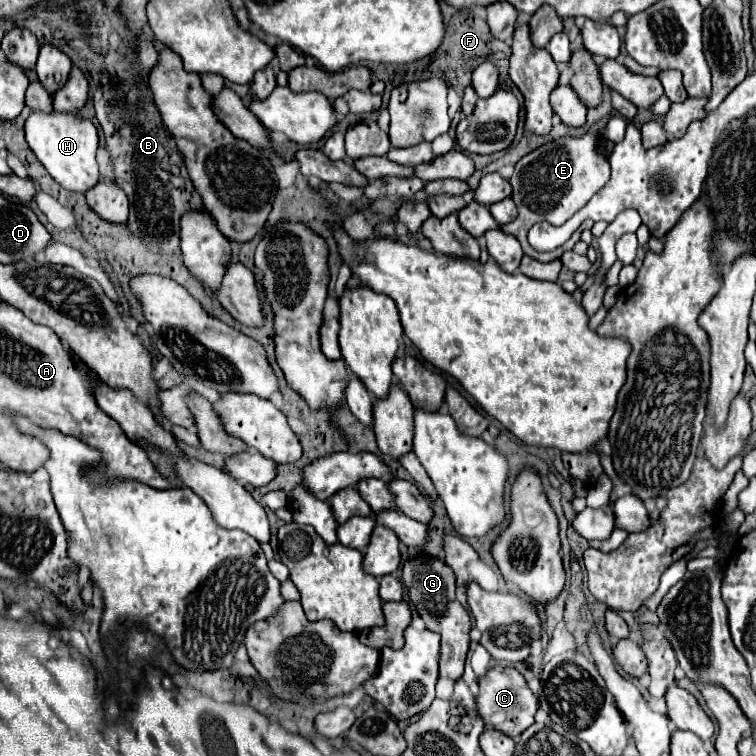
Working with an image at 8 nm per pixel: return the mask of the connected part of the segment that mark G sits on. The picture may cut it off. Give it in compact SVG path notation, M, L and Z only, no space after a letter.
M416 557L404 563L402 569L402 583L408 589L410 601L418 609L420 617L424 619L426 627L434 633L442 635L442 649L440 649L440 677L450 677L458 681L464 673L464 659L470 645L470 617L456 599L456 581L452 569L438 559L432 563L428 557Z

